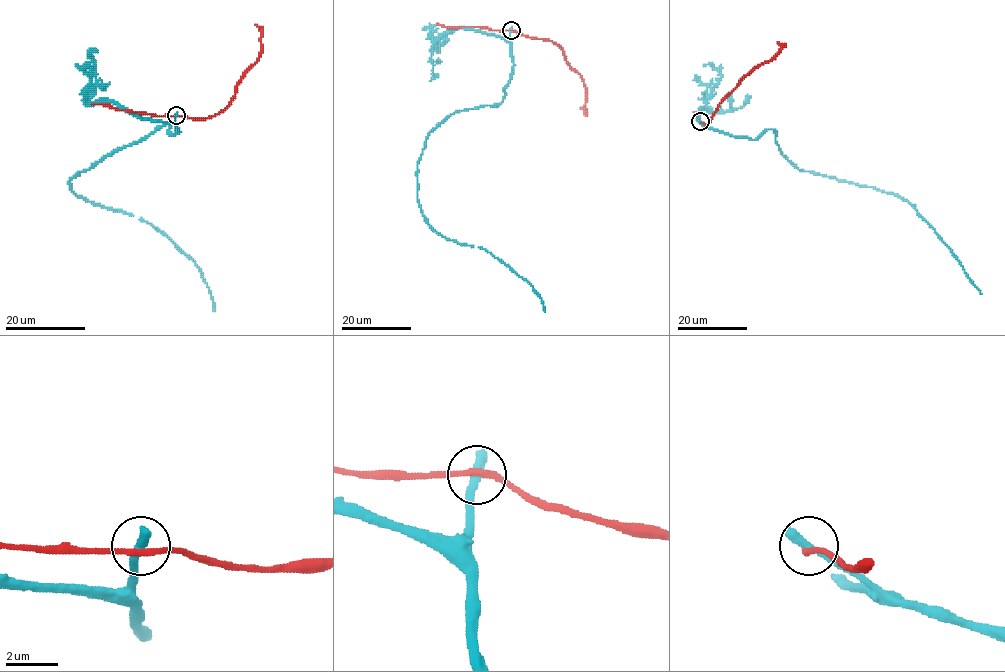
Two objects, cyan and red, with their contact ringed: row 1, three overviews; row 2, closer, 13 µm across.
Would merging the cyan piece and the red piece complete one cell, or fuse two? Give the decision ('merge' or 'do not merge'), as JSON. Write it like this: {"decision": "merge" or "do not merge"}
{"decision": "do not merge"}

